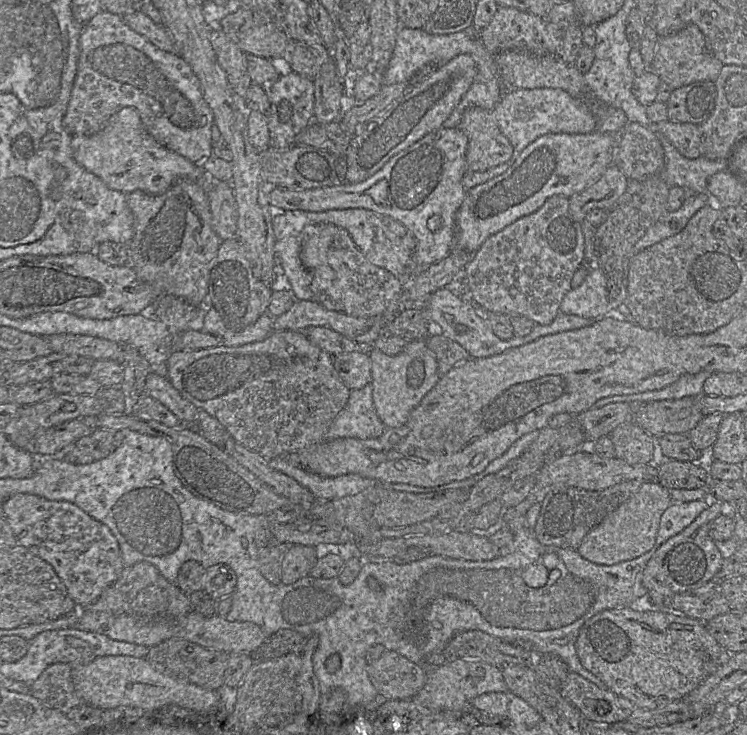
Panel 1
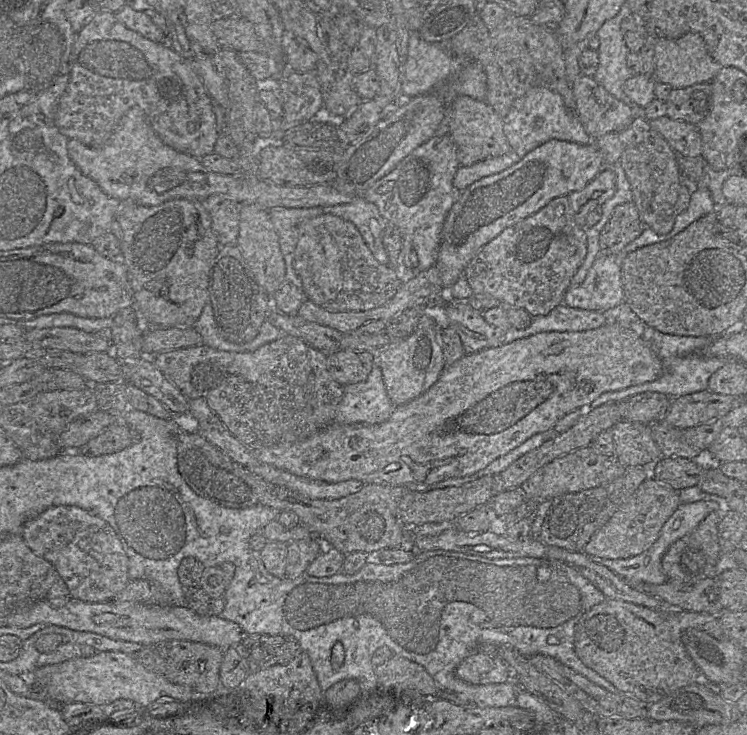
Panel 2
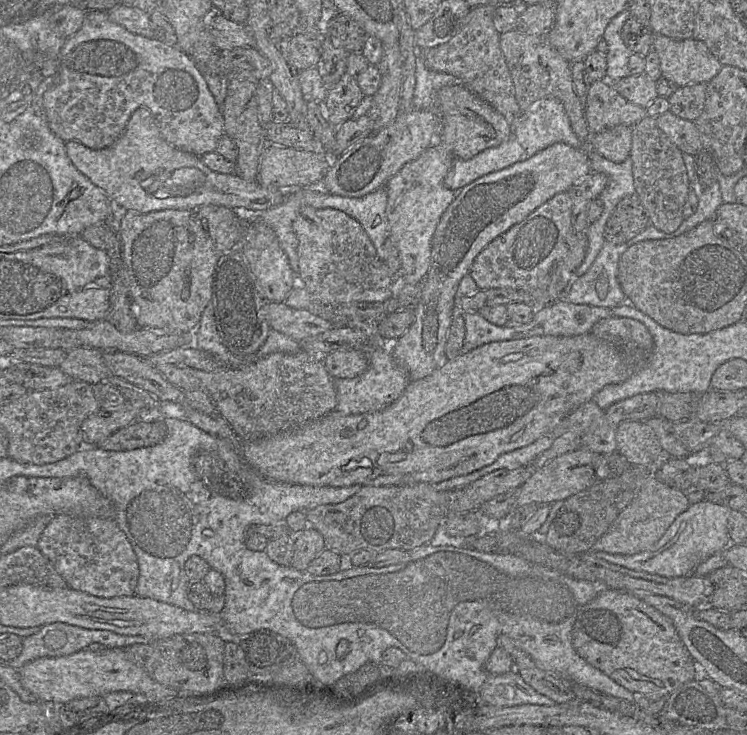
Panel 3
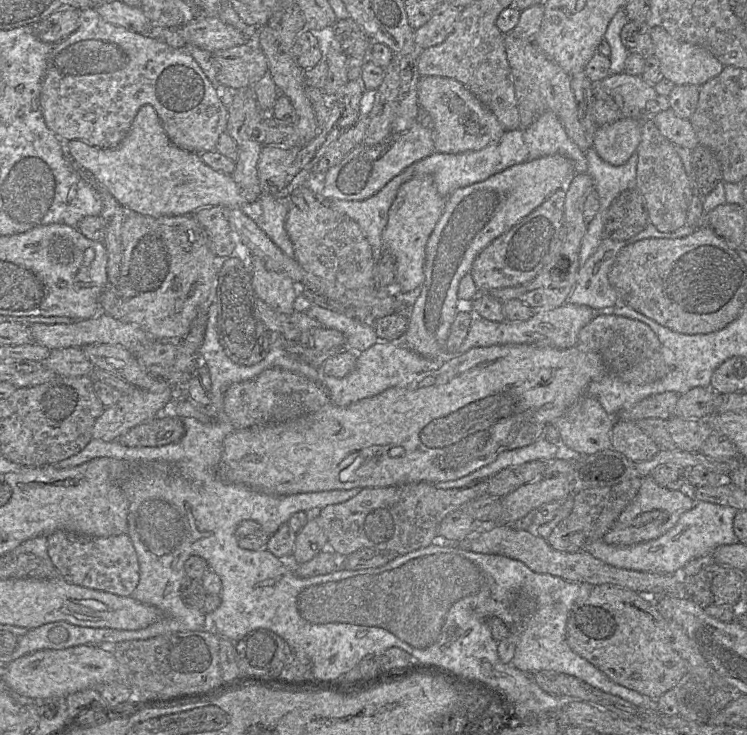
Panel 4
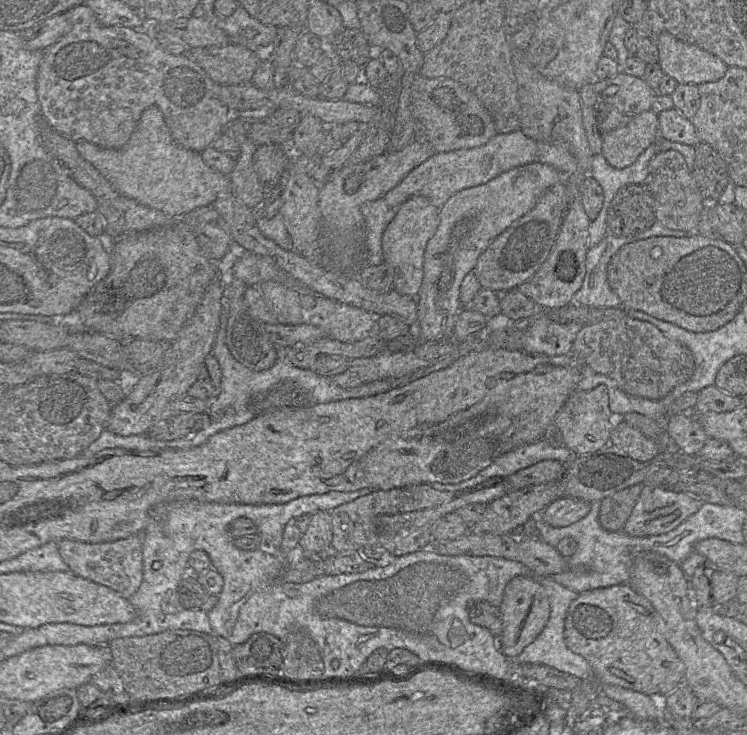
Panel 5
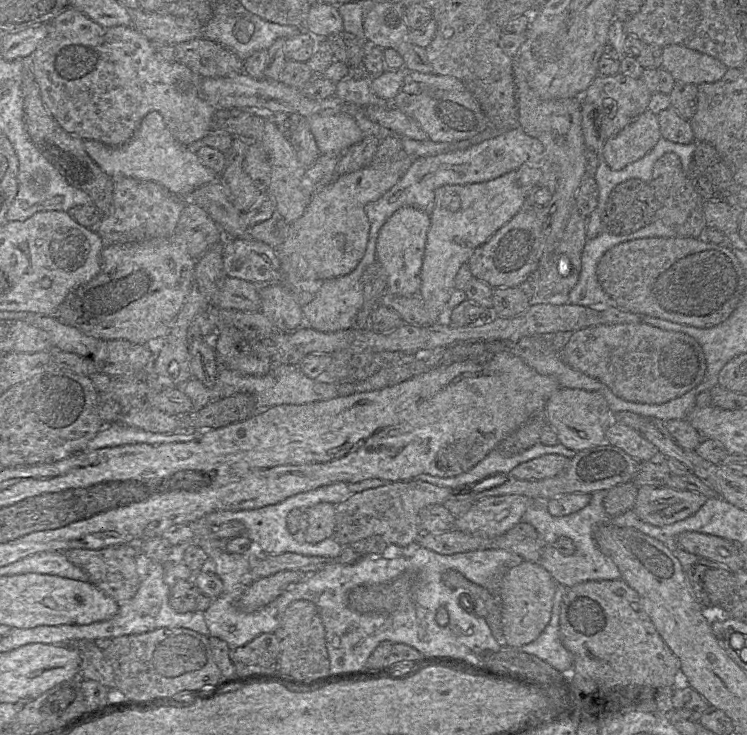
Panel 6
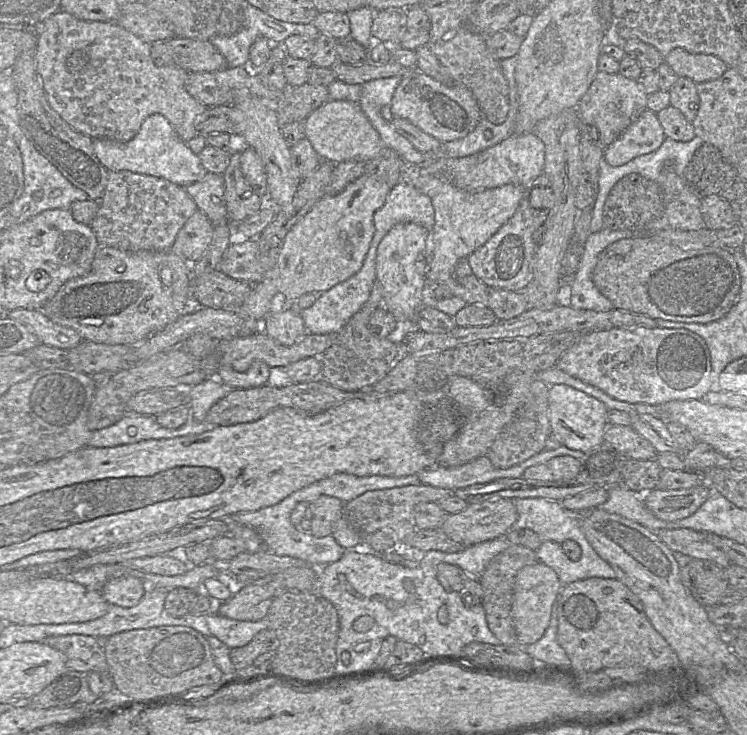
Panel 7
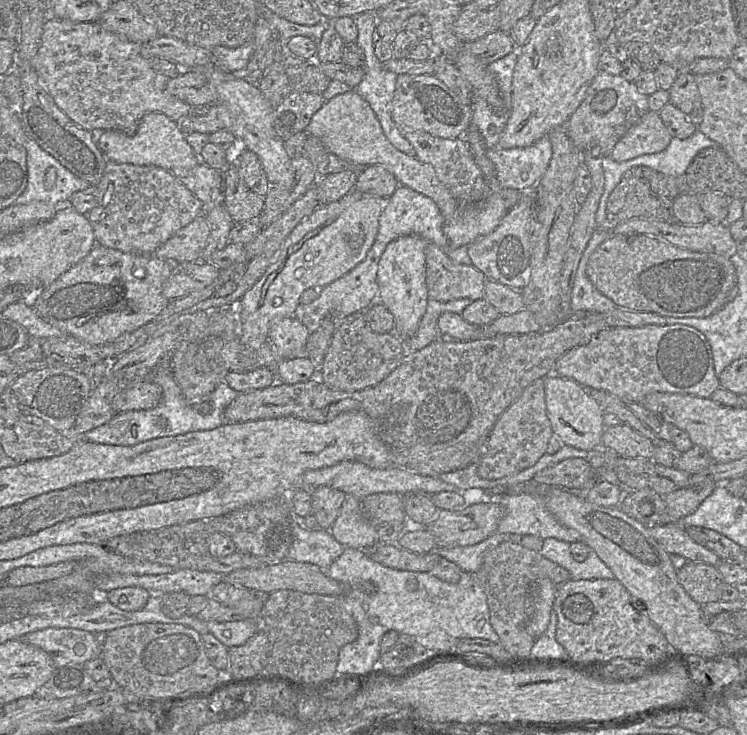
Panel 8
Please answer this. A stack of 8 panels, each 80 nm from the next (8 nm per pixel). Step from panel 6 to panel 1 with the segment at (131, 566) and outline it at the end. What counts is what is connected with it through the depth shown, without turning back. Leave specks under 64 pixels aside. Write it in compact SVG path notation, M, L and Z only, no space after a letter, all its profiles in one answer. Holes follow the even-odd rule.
M16 493L4 502L2 517L20 545L53 567L77 605L97 600L124 570L120 547L111 530L70 502Z

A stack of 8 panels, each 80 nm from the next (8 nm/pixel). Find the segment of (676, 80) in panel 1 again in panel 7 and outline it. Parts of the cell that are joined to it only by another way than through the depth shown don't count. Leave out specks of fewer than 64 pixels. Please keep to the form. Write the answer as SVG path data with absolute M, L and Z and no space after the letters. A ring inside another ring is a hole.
M682 48L672 49L665 57L678 77L687 77L696 84L720 78L728 66L710 54L690 53Z

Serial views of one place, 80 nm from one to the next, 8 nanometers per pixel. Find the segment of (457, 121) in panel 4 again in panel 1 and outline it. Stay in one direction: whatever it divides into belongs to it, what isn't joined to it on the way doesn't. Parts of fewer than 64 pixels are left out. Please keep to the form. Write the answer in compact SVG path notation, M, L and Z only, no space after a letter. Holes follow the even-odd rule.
M468 108L458 125L467 136L466 161L469 171L485 171L510 160L514 147L501 132L492 110Z

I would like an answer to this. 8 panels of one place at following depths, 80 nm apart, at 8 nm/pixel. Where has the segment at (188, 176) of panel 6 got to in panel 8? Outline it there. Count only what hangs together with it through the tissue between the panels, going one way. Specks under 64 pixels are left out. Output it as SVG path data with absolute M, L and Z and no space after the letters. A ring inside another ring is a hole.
M159 112L146 114L139 122L134 135L117 130L106 130L96 134L96 143L108 161L118 164L154 166L171 173L190 171L201 161L185 140L185 134L169 117Z

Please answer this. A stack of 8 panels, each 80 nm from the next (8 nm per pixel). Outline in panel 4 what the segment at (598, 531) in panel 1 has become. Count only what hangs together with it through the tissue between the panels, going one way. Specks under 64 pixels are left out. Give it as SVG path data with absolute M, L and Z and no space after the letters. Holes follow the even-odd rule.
M646 477L634 500L602 539L609 545L617 546L631 546L657 539L672 529L681 515L694 507L695 502L688 495L688 486L686 490L669 490L659 486L652 477Z

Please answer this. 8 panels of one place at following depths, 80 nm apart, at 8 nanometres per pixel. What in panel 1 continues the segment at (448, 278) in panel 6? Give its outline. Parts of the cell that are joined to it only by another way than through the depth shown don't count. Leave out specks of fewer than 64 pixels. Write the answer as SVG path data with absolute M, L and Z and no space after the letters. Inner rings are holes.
M594 131L586 134L570 134L570 133L548 133L543 136L540 136L535 141L530 143L515 159L514 163L501 175L496 176L492 179L487 180L486 182L479 184L473 188L470 188L466 191L465 198L456 212L456 229L455 229L455 240L454 240L454 249L462 250L468 252L469 254L475 253L480 246L492 235L498 233L506 226L512 224L519 218L527 216L543 206L546 200L555 195L565 196L570 198L572 195L579 193L586 189L587 187L594 184L600 179L606 169L614 163L614 157L616 153L616 139L617 136L613 134L602 133ZM415 340L407 342L404 350L397 355L390 356L380 350L371 349L369 357L371 360L372 397L376 413L386 428L401 427L406 424L411 412L439 380L435 355L427 347L426 340Z

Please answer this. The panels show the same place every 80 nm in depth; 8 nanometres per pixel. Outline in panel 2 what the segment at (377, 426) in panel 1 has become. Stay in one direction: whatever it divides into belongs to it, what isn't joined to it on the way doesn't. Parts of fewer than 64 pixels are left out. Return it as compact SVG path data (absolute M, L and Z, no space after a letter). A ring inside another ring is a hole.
M377 364L365 381L345 385L335 421L338 424L380 424L389 419L396 406L391 402Z

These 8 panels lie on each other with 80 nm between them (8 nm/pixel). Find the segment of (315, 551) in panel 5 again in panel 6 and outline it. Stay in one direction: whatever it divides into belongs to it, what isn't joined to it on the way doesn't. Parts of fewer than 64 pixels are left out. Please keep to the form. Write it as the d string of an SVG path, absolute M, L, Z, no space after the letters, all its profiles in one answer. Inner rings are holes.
M321 502L307 509L309 526L304 535L305 542L315 544L333 537L335 506L328 502Z

